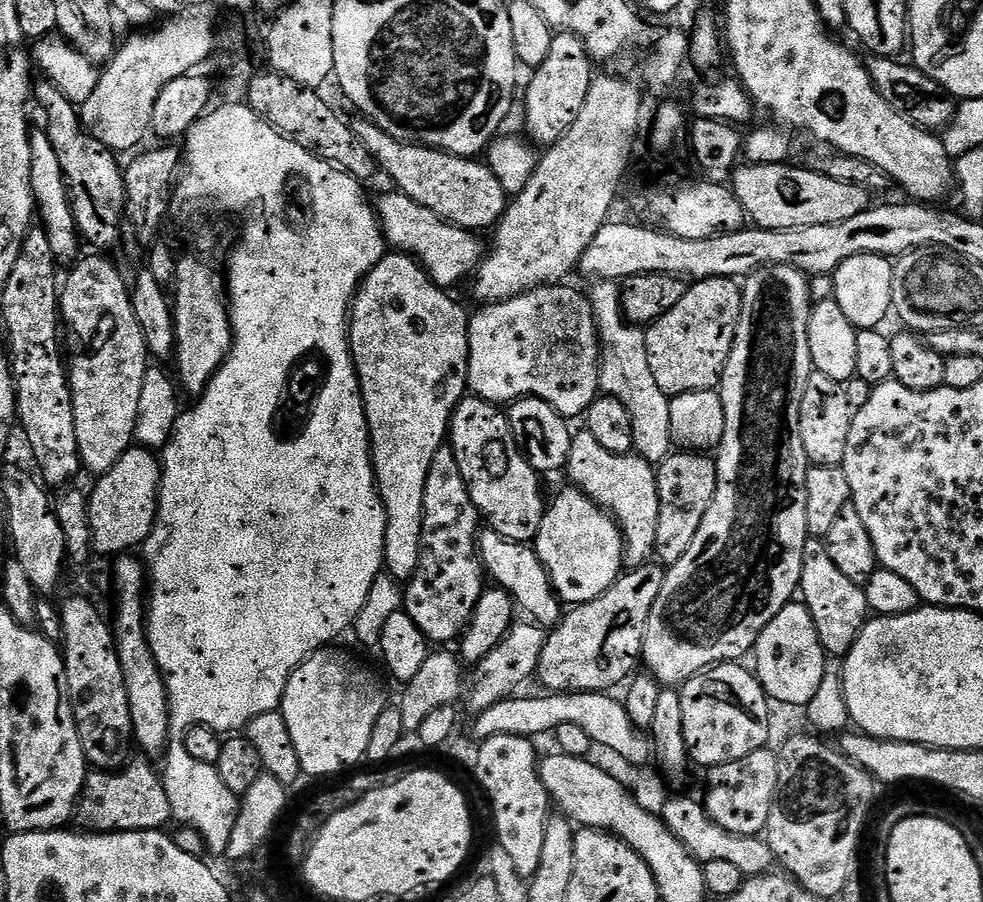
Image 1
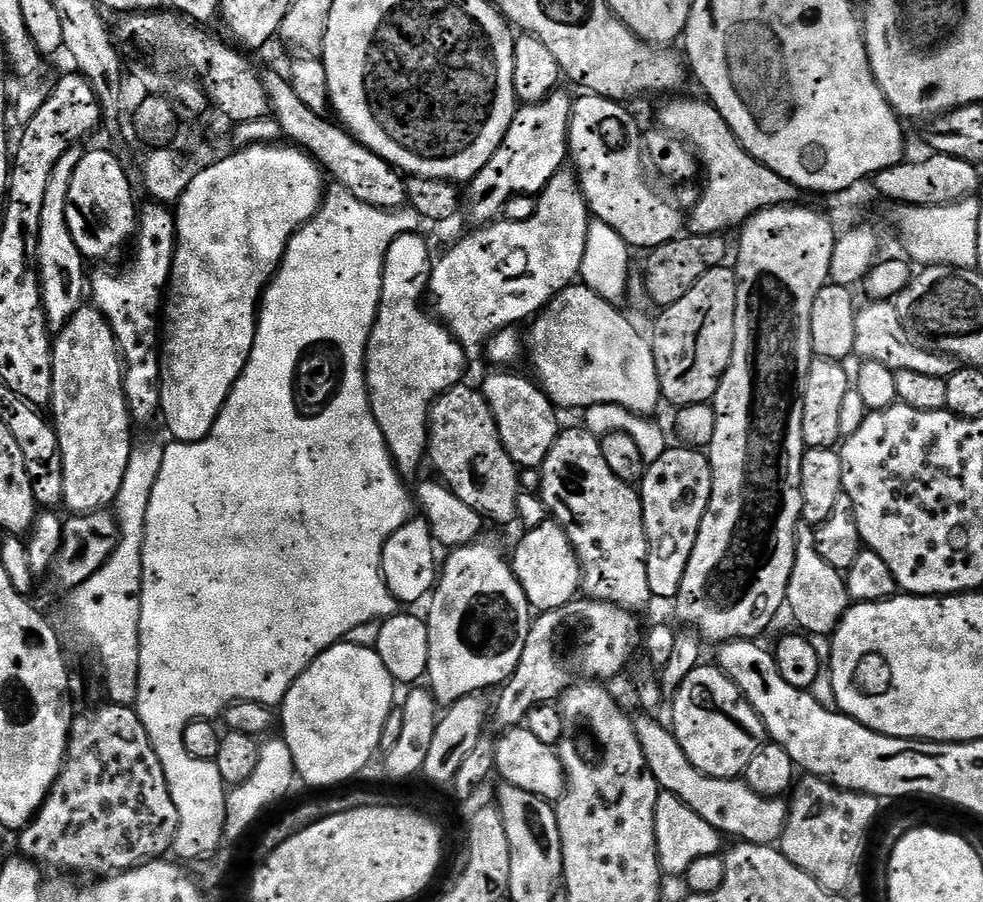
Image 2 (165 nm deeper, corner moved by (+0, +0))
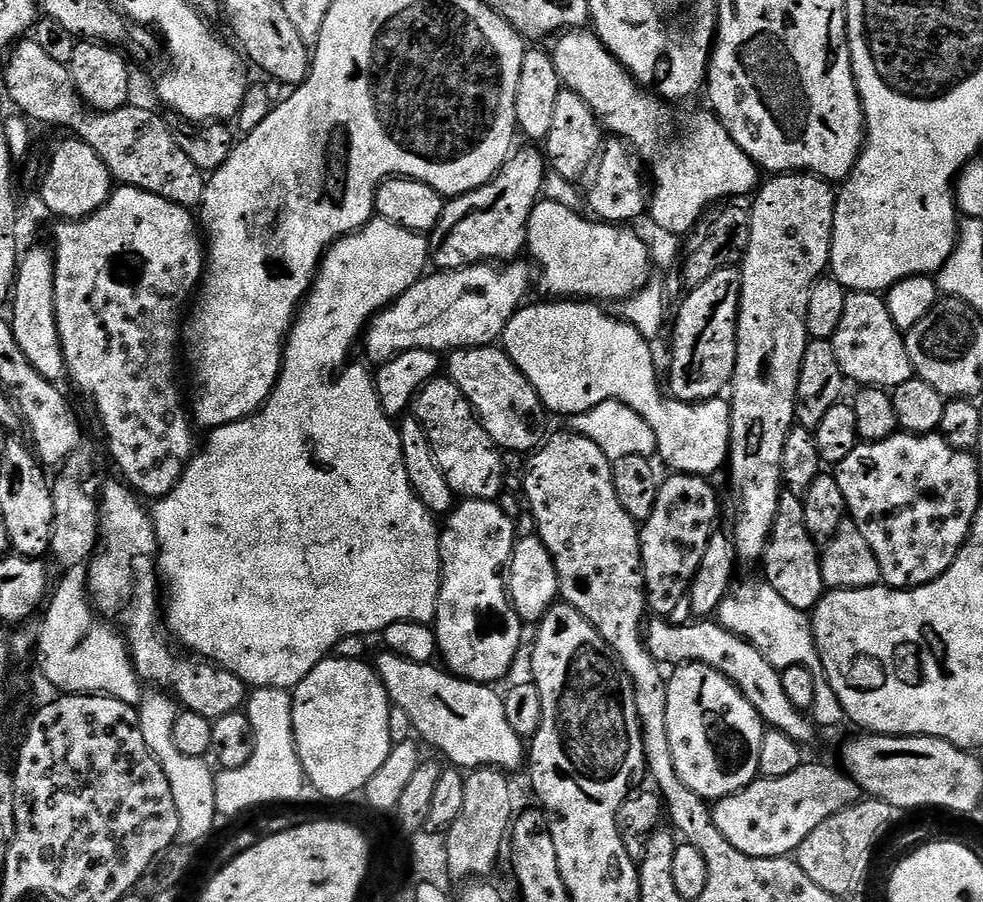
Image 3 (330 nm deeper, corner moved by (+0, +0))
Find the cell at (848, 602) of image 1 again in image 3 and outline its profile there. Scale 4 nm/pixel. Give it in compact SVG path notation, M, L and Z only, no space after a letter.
M781 491L778 502L778 514L774 518L772 536L764 548L762 565L764 564L763 579L784 601L790 602L795 610L805 614L811 613L816 604L824 597L826 591L820 565L821 549L810 538L804 525L804 501L801 497Z

